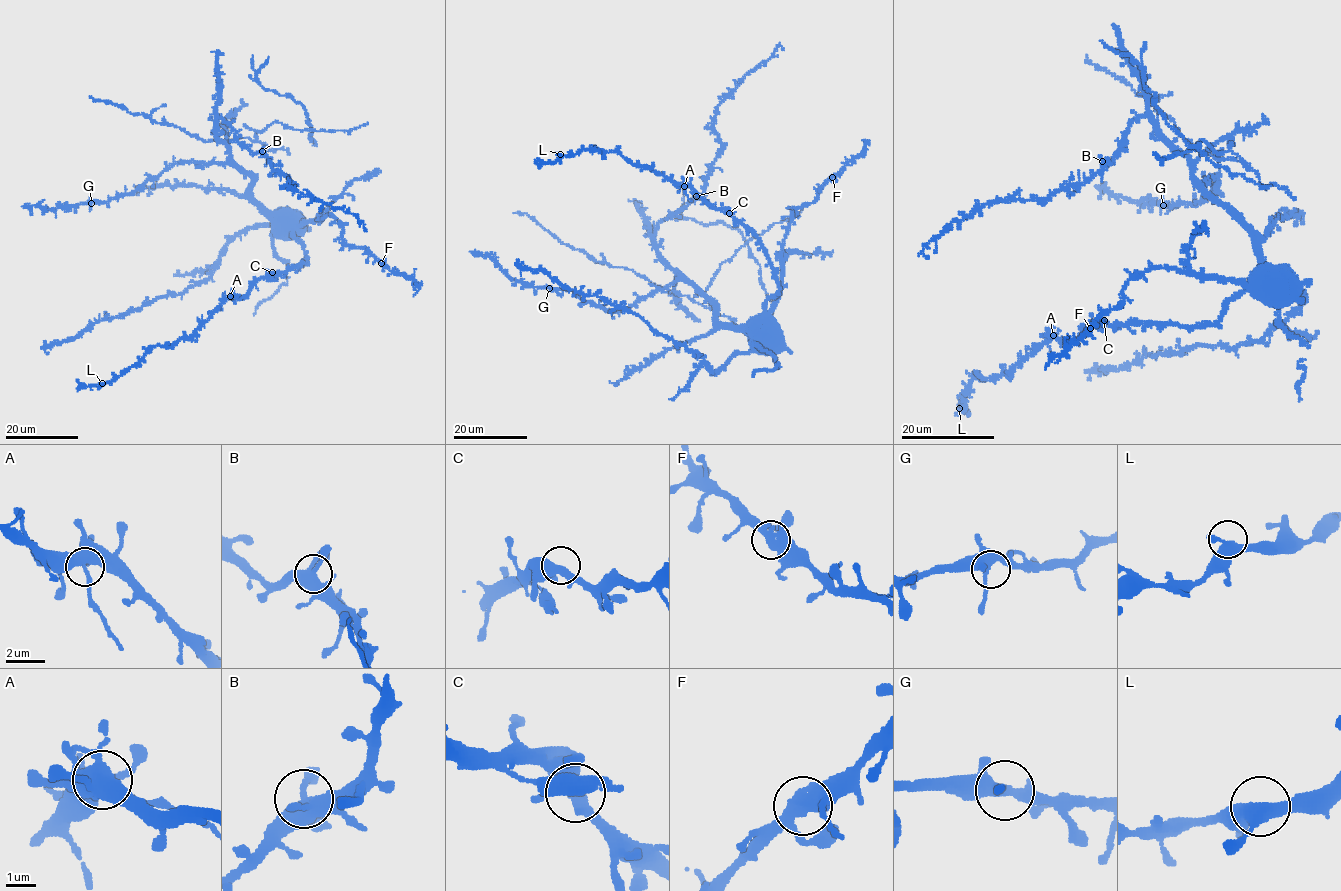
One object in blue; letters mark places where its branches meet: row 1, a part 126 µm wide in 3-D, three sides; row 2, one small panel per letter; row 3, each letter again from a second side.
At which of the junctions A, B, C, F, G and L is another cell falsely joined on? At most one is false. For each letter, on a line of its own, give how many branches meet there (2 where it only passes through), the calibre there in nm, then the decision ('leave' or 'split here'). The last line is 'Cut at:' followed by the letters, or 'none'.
A: branches 3; calibre 400 nm; leave
B: branches 4; calibre 380 nm; leave
C: branches 4; calibre 400 nm; leave
F: branches 4; calibre 360 nm; leave
G: branches 5; calibre 400 nm; leave
L: branches 3; calibre 380 nm; leave
Cut at: none

